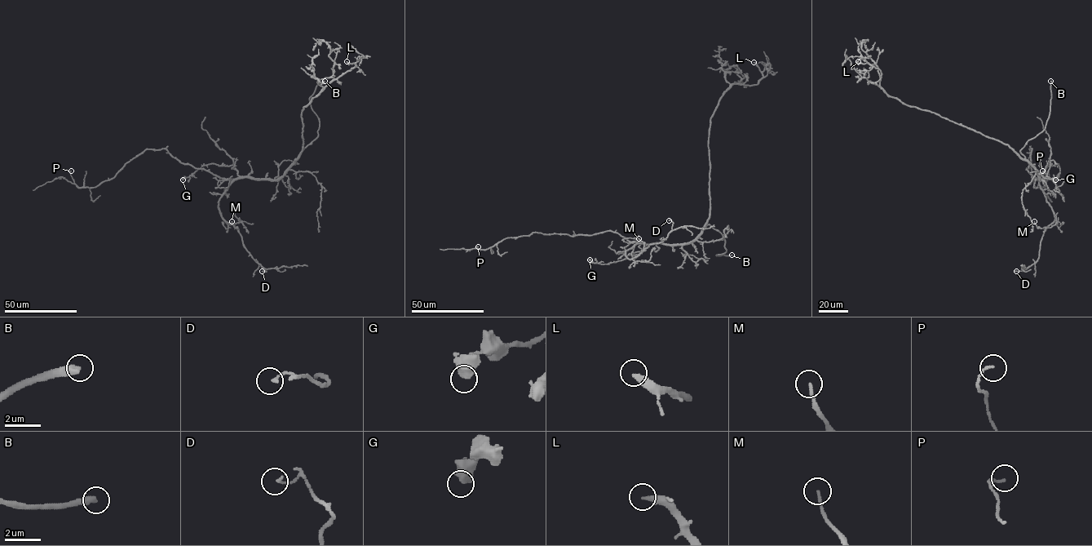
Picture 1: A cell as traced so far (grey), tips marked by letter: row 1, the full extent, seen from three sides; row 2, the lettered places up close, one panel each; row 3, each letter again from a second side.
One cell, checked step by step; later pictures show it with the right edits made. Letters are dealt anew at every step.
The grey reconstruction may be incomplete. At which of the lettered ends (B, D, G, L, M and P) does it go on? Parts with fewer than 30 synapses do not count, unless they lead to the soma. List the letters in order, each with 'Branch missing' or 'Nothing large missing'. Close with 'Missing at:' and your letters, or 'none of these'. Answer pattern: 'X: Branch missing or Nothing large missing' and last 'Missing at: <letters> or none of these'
B: Branch missing
D: Nothing large missing
G: Nothing large missing
L: Branch missing
M: Branch missing
P: Nothing large missing
Missing at: B, L, M

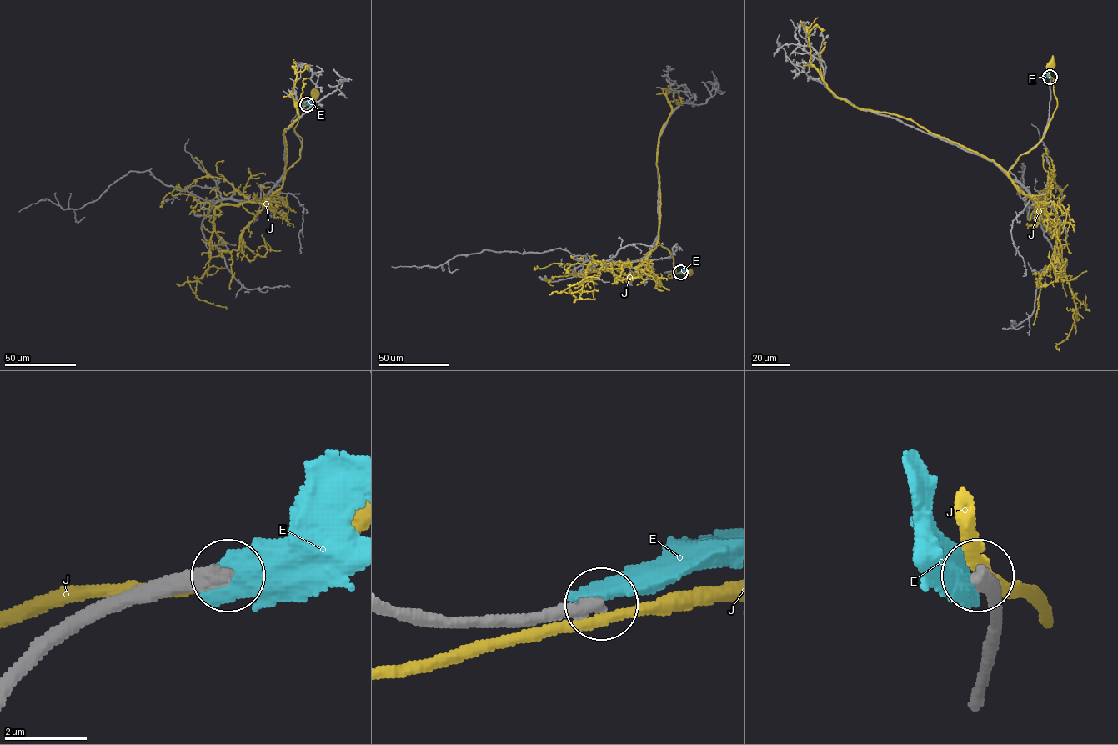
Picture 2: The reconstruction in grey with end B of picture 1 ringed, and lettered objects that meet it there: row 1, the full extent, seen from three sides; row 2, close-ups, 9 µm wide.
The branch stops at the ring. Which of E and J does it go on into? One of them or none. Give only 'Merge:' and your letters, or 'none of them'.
Merge: none of them

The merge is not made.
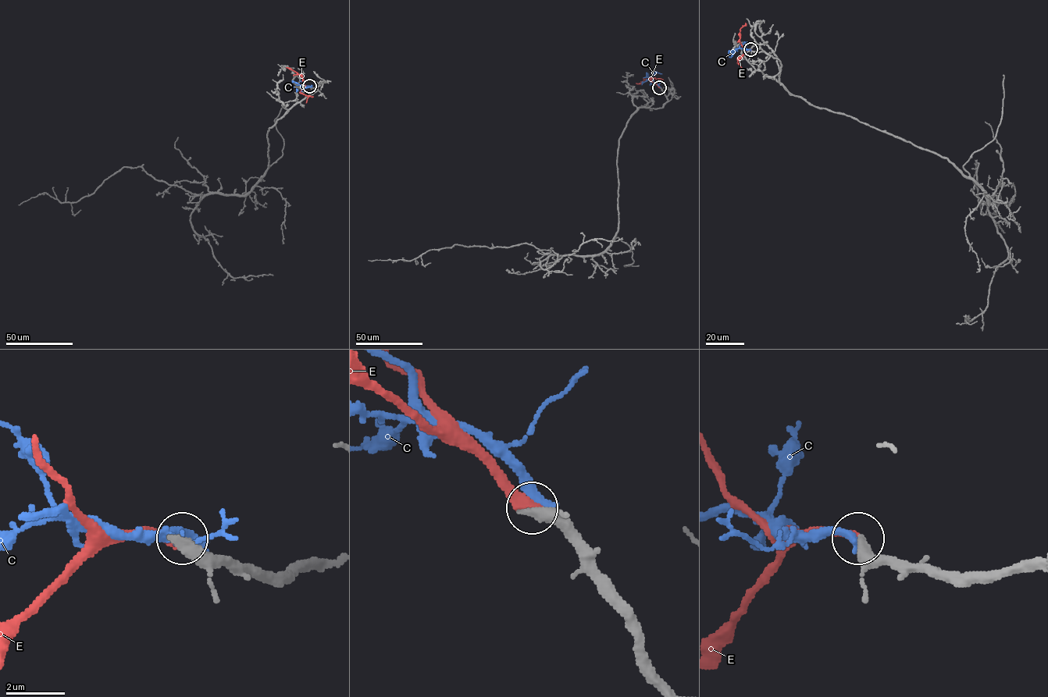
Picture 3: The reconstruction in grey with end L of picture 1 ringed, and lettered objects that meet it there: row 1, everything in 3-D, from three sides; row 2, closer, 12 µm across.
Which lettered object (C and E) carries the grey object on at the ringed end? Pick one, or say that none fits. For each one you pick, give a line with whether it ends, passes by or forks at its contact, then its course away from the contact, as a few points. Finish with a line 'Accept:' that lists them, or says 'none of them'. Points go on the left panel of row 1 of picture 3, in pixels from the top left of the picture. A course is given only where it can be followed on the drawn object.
E: it ends | via (309, 87), (304, 84), (300, 75), (286, 67)
Accept: E

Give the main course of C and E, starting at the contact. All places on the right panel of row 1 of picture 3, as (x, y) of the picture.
C: (750, 50), (743, 48), (732, 51)
E: (750, 50), (745, 49), (740, 44), (739, 29), (745, 23)

